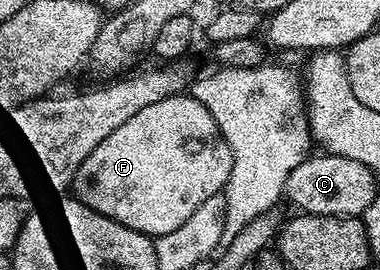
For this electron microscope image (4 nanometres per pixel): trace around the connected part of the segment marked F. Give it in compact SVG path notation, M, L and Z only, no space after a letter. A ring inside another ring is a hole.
M193 96L166 97L137 111L133 119L121 123L113 135L105 135L105 139L89 151L77 174L78 196L96 213L103 213L122 225L158 239L169 231L177 231L205 199L223 193L232 171L231 148L211 112Z

